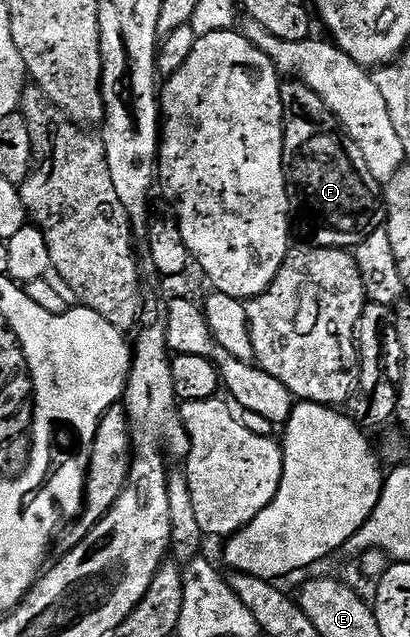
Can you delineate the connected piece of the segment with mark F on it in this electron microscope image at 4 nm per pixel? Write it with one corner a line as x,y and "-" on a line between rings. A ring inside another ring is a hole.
280,82
279,96
283,102
283,176
287,182
290,218
294,226
295,223
299,226
299,231
307,238
304,240
308,244
317,247
354,248
359,240
371,234
376,226
375,203
377,207
377,199
376,196
375,199
371,196
366,181
359,176
360,168
345,142
345,135
339,126
339,121
335,114
324,105
321,97
317,97
317,93
313,93
313,89
309,89
304,83

